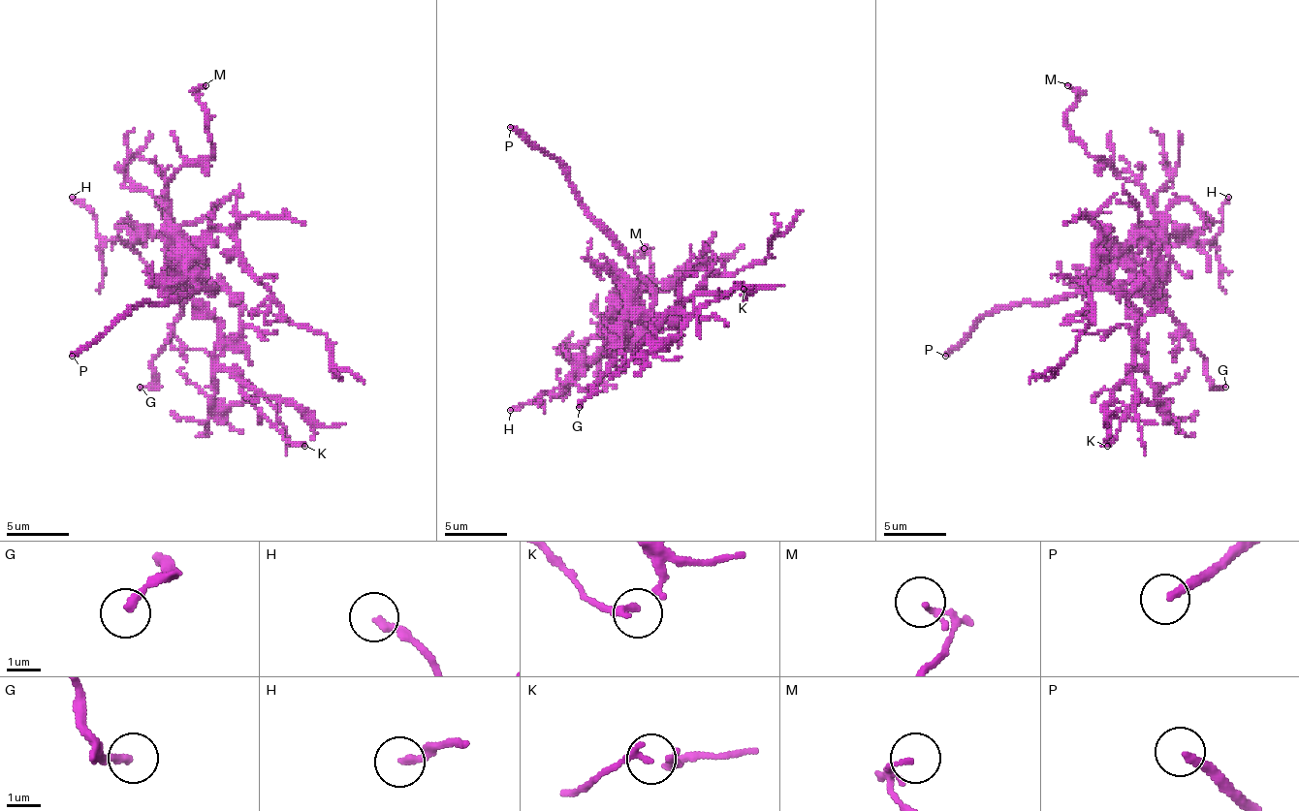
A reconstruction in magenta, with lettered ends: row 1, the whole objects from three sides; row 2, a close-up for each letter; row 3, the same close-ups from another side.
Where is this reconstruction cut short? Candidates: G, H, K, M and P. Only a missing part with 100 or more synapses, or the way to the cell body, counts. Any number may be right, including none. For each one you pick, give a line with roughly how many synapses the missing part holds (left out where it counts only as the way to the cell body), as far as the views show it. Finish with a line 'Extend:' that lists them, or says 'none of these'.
Extend: P

